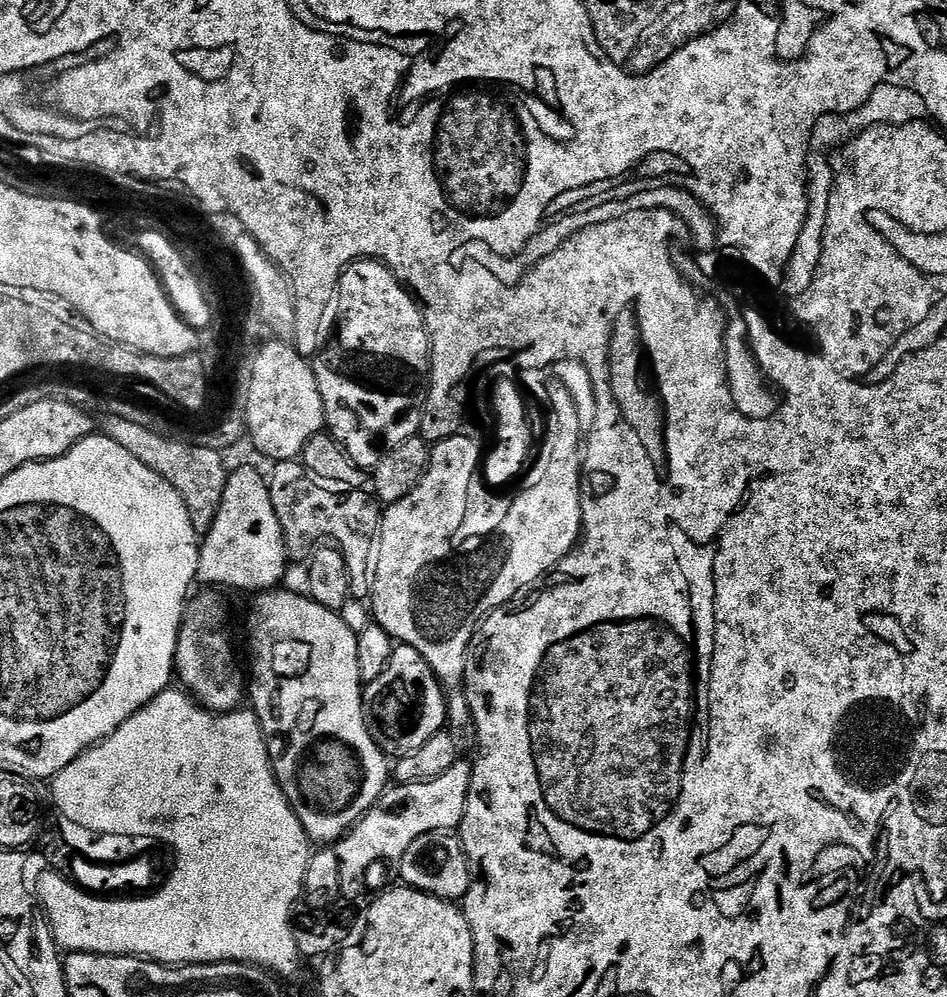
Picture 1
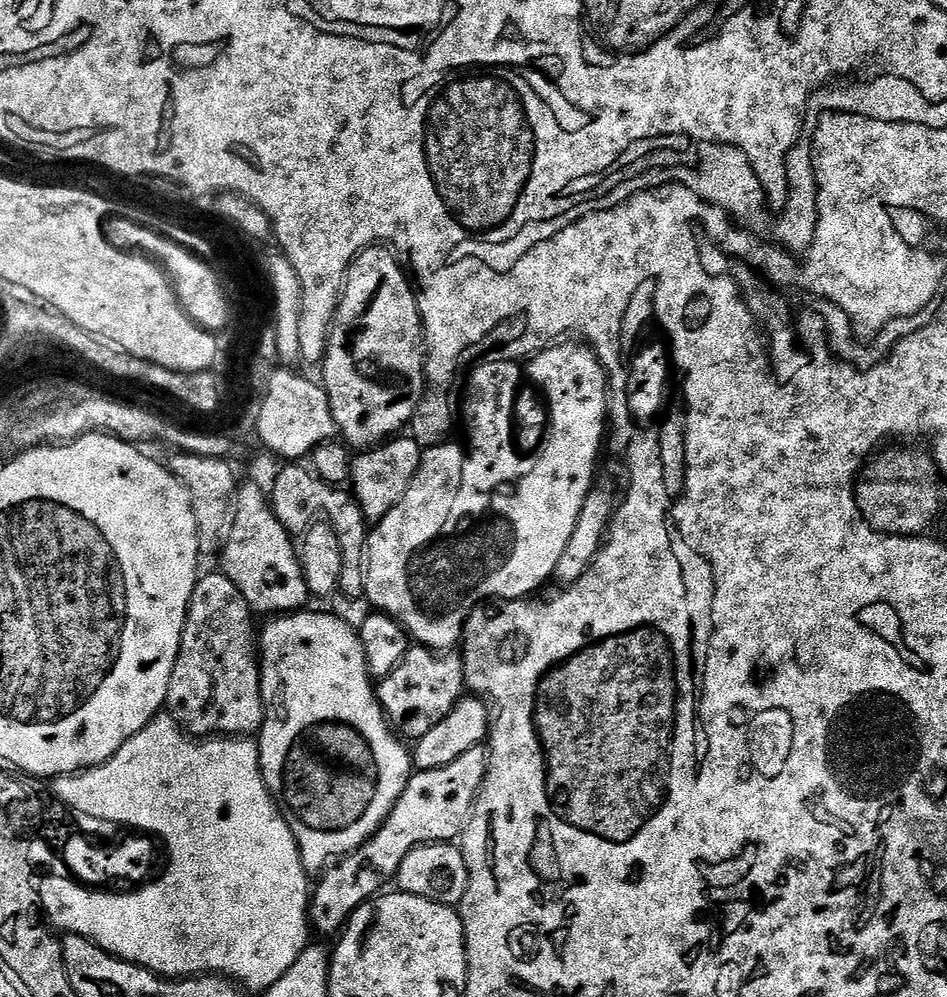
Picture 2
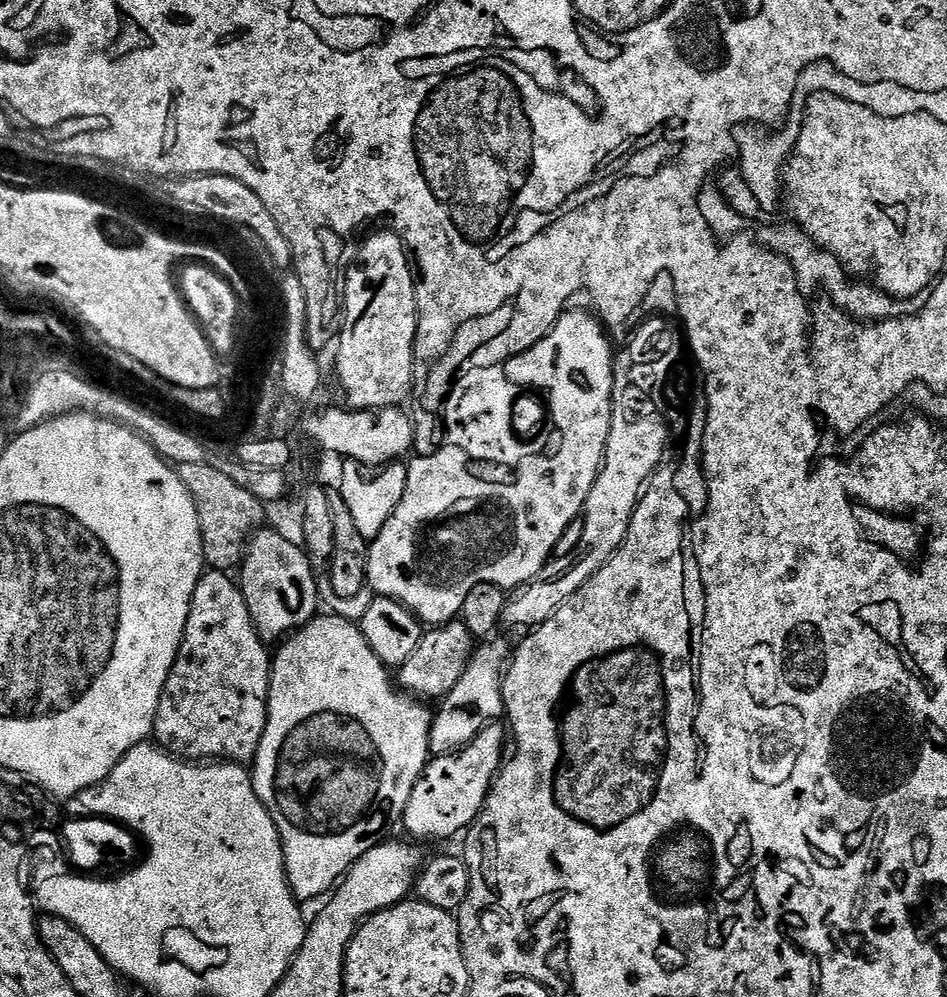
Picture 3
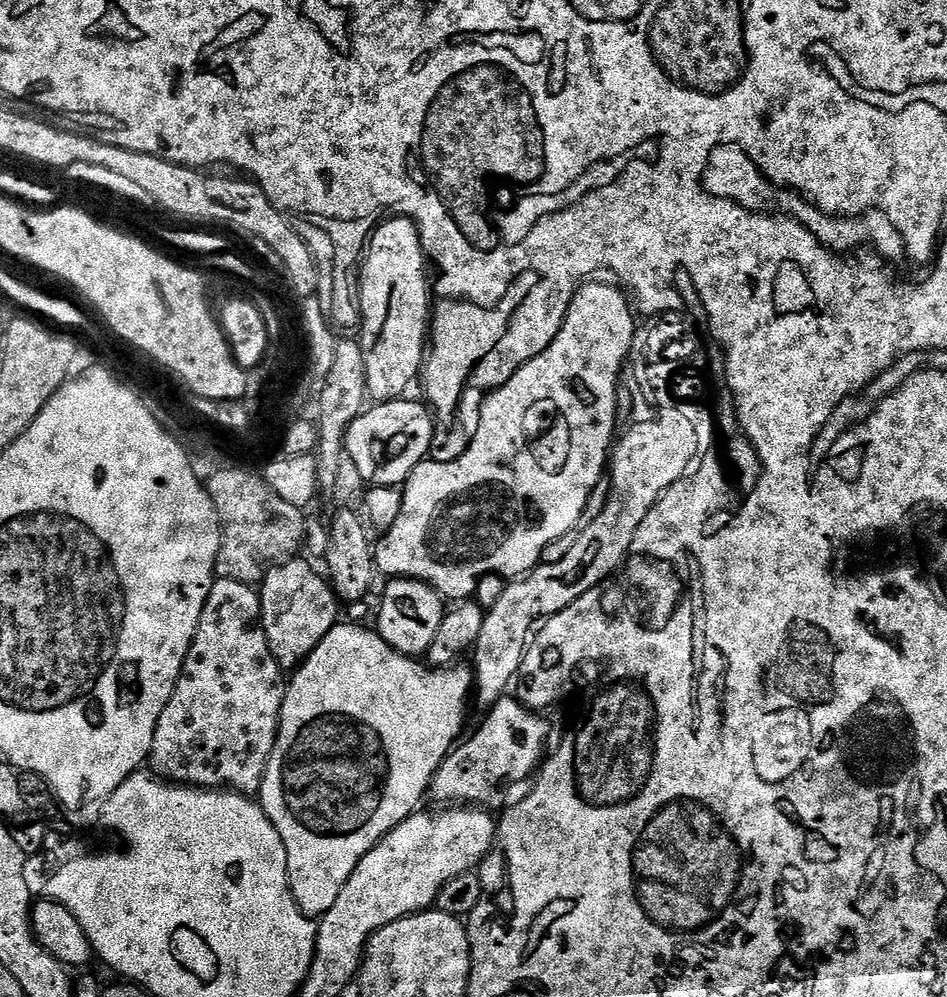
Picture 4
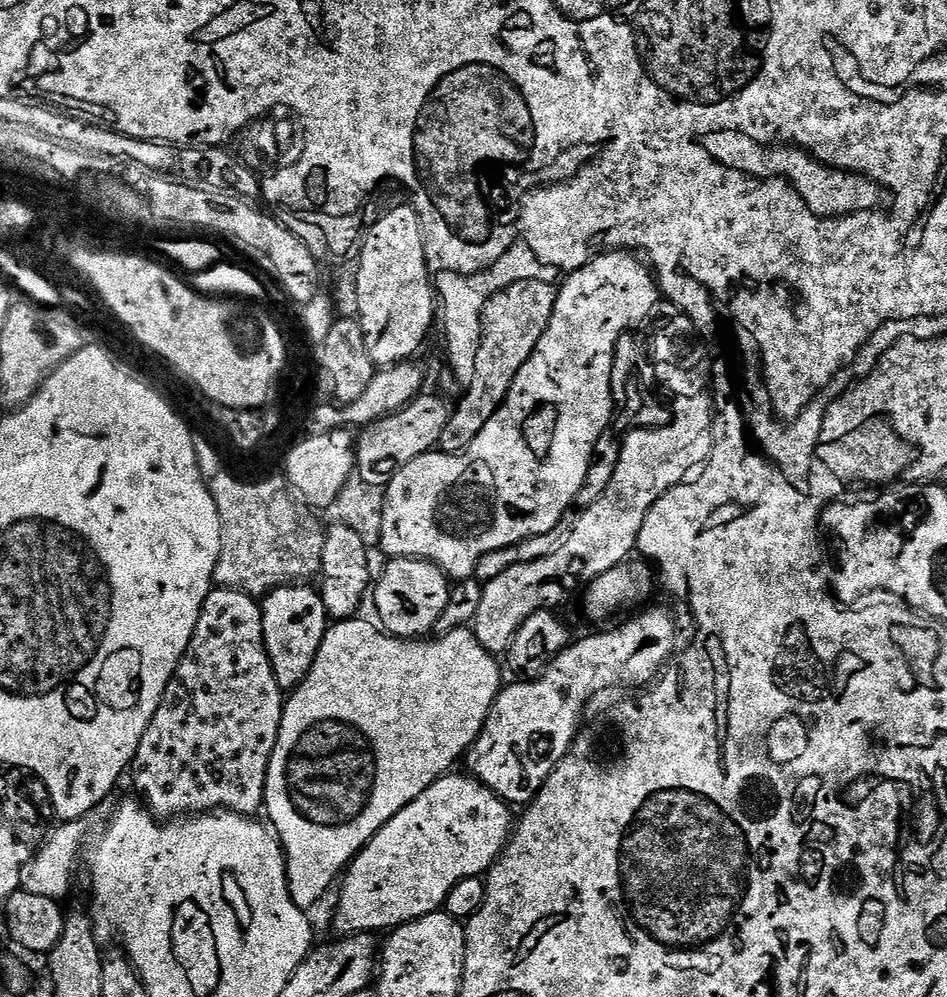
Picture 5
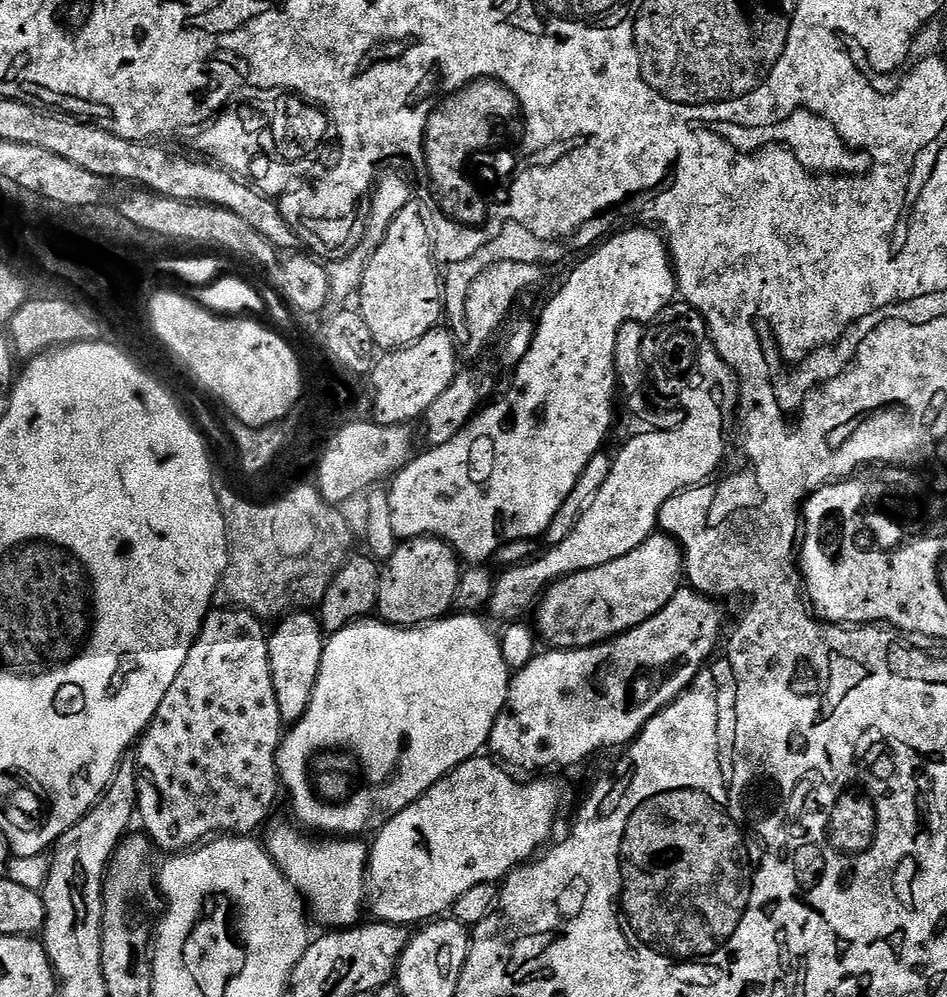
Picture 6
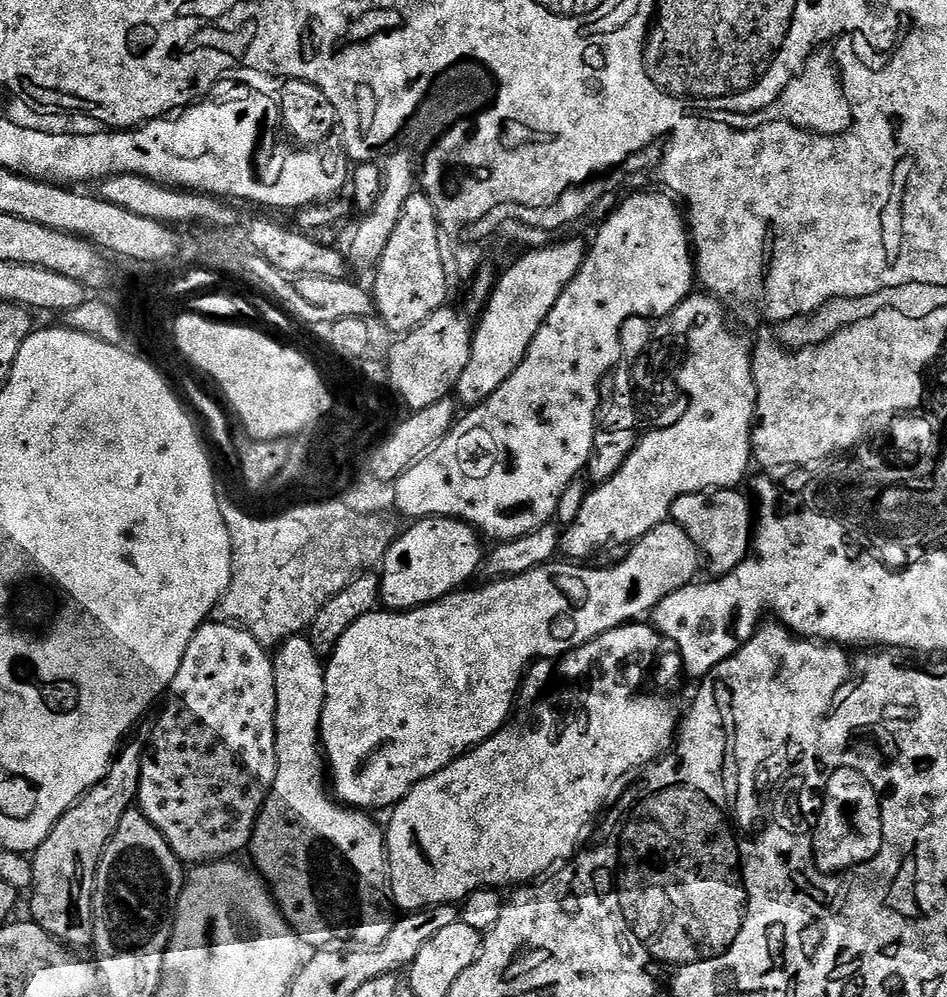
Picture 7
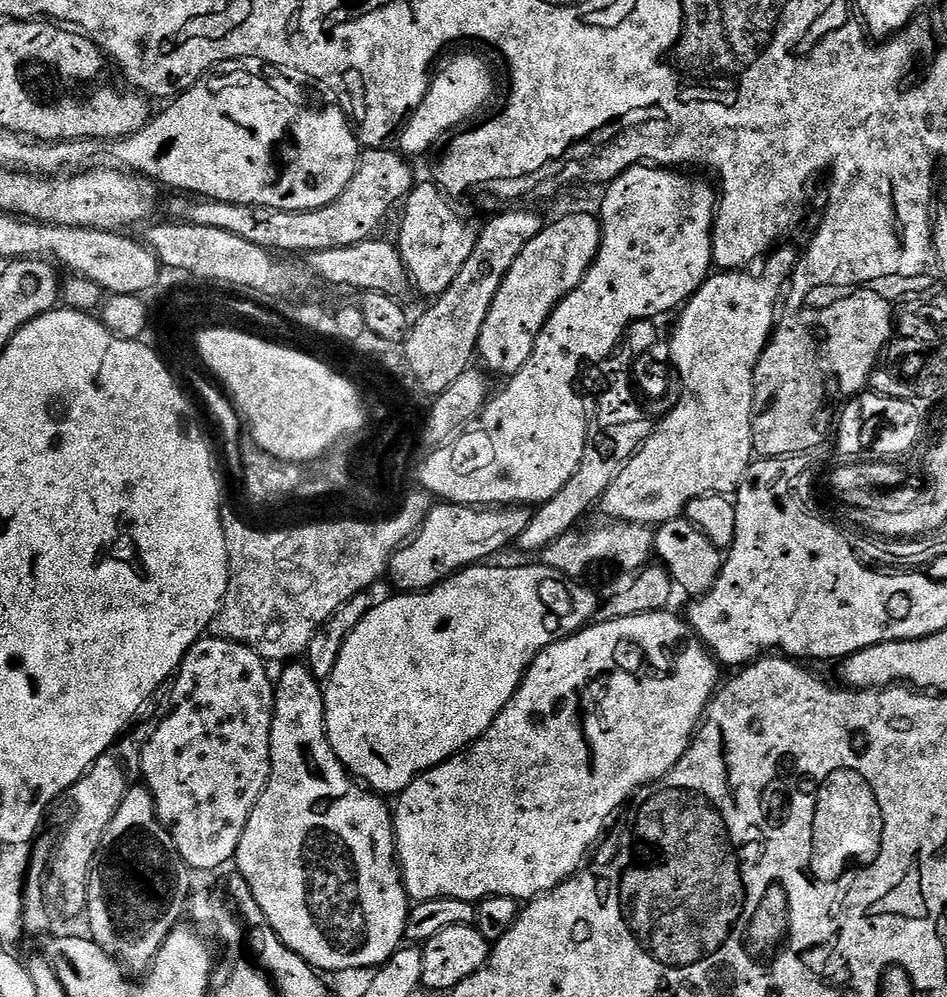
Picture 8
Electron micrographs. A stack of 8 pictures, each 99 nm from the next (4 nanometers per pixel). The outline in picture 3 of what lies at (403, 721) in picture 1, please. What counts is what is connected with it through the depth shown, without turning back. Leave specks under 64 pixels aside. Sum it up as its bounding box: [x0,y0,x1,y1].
[399,618,474,702]

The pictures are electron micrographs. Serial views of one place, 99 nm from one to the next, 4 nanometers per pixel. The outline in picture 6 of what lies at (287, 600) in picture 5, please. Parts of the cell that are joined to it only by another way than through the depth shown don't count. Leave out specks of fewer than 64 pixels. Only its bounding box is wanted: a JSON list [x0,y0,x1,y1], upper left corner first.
[268,610,326,722]

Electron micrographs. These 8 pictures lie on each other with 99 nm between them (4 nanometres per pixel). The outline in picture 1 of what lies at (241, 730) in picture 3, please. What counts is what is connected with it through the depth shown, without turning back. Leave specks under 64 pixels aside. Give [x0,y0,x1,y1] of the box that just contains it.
[174,591,246,712]

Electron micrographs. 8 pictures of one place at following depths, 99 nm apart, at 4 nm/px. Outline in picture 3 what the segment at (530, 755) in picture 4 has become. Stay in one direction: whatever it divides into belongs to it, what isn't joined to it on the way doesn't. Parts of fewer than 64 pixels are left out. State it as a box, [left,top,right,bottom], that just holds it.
[402,722,505,840]

